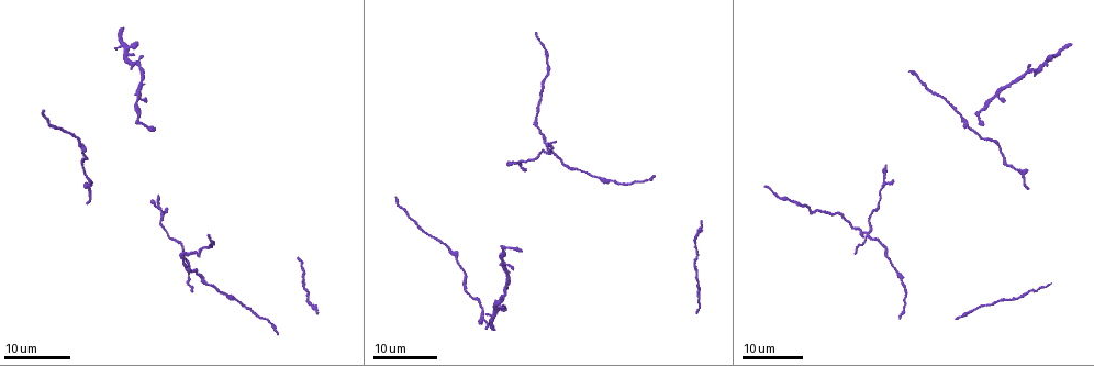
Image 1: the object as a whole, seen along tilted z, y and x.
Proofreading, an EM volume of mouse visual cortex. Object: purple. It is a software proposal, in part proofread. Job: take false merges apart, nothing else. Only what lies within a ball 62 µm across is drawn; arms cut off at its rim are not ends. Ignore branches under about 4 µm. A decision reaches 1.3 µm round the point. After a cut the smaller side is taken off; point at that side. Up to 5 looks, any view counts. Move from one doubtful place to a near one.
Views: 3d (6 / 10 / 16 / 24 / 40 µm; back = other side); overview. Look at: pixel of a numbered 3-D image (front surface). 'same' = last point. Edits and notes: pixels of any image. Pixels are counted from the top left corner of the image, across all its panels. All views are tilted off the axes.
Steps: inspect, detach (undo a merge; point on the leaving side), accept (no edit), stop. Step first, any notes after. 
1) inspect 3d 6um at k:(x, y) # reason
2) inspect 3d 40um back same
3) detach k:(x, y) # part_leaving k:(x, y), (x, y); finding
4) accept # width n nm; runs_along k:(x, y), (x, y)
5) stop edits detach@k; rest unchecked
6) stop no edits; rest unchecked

inspect 3d 24um at 1:(553, 152) # four-way junction

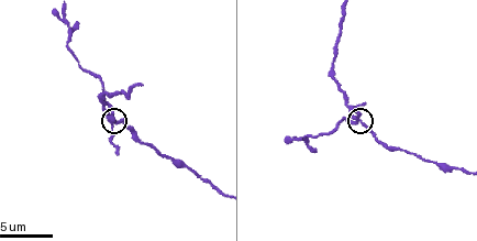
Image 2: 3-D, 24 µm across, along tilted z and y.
inspect 3d 6um at 2:(361, 123)

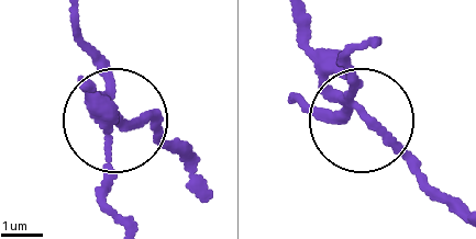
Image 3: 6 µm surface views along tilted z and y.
detach 3:(104, 171) # side_arm 22 um; a second neuron is stuck on

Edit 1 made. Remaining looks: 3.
inspect 3d 24um at 1:(455, 253)

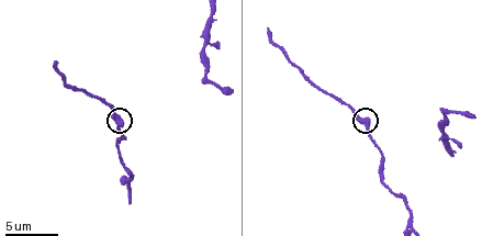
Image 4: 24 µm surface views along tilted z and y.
inspect 3d 6um at 4:(365, 122)

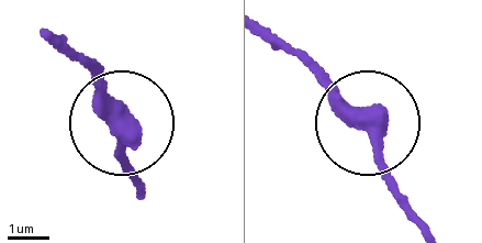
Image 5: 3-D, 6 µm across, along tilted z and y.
accept # one neuron here

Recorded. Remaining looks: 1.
inspect 3d 16um at 4:(204, 48) # two arms in line, one across

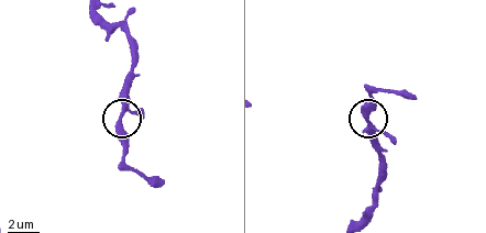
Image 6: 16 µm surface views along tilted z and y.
accept # width 230 nm; all the same neuron

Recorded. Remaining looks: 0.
stop edits detach@3; rest unchecked

